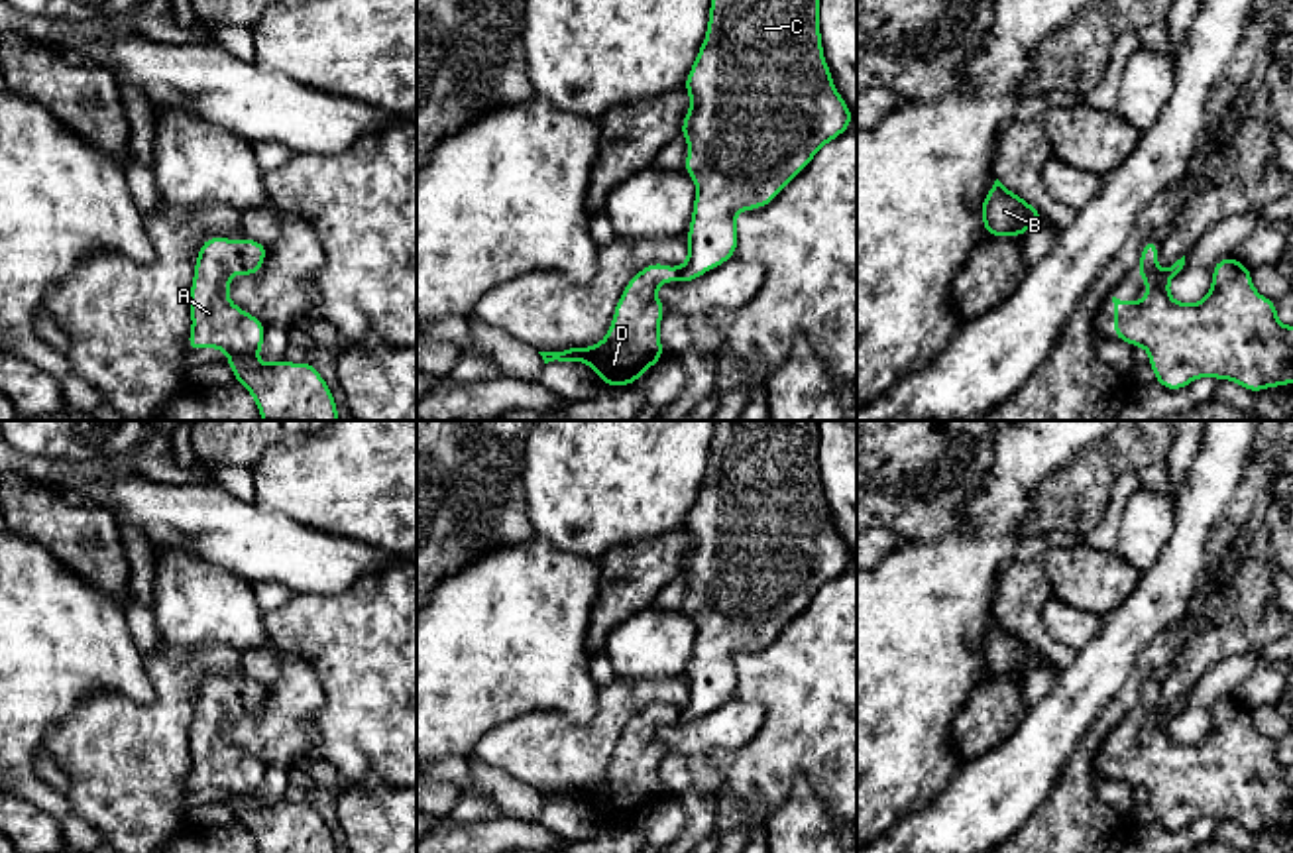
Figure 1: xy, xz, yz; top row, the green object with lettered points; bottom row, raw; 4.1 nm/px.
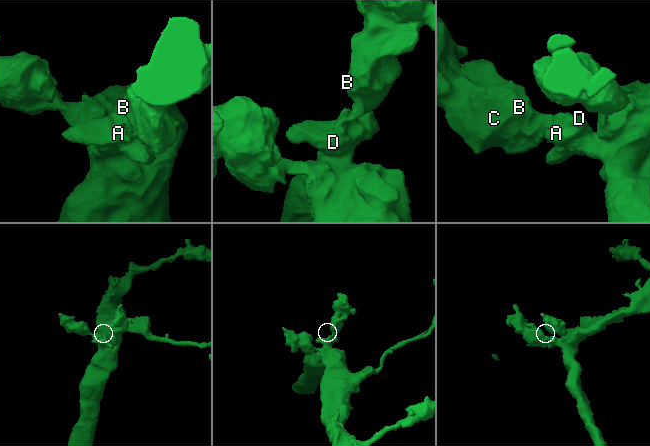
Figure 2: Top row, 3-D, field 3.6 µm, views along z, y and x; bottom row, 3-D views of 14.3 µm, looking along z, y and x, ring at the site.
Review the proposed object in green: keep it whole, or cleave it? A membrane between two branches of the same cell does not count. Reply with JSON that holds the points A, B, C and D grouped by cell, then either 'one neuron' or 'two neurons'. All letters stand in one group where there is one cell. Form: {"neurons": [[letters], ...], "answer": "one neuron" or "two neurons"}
{"neurons": [["A", "B", "C", "D"]], "answer": "one neuron"}

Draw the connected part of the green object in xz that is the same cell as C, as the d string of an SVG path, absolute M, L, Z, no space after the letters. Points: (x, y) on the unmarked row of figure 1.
M713 421L713 426L707 474L684 523L692 539L680 572L690 584L684 611L696 621L694 654L688 668L688 702L680 708L654 702L635 713L615 745L613 763L601 784L564 792L538 792L544 804L558 800L591 806L607 827L637 824L652 804L664 798L658 768L666 747L656 737L658 727L664 721L690 723L735 698L739 682L737 653L757 651L772 643L808 607L815 594L847 572L855 560L837 533L823 497L817 421Z

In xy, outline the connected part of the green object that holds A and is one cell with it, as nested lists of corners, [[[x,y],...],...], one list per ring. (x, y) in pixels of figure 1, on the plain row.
[[[218,678],[202,682],[189,733],[193,768],[187,778],[191,792],[218,788],[230,796],[226,806],[234,822],[253,837],[259,853],[338,853],[328,824],[309,804],[257,804],[265,765],[228,739],[232,715],[255,717],[267,698],[267,686],[252,678]]]

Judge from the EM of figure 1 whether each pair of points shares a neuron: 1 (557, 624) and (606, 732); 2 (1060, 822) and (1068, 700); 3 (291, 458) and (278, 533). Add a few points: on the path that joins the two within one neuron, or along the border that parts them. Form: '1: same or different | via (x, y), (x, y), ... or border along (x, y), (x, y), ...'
1: different | border along (600, 688), (588, 720), (572, 722), (549, 710)
2: different | border along (1089, 728), (1060, 775), (1058, 785), (1038, 806)
3: different | border along (252, 502), (325, 533)

